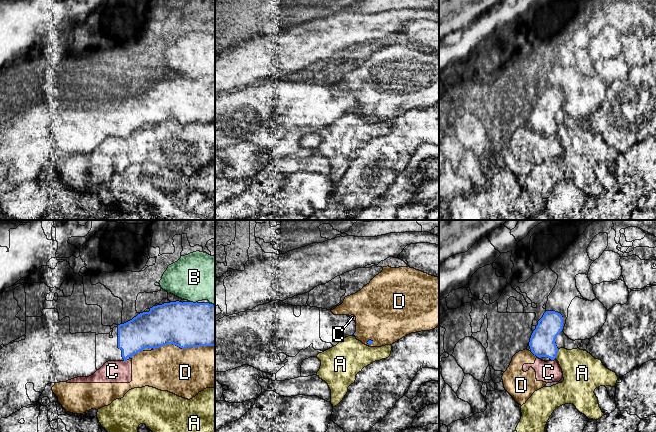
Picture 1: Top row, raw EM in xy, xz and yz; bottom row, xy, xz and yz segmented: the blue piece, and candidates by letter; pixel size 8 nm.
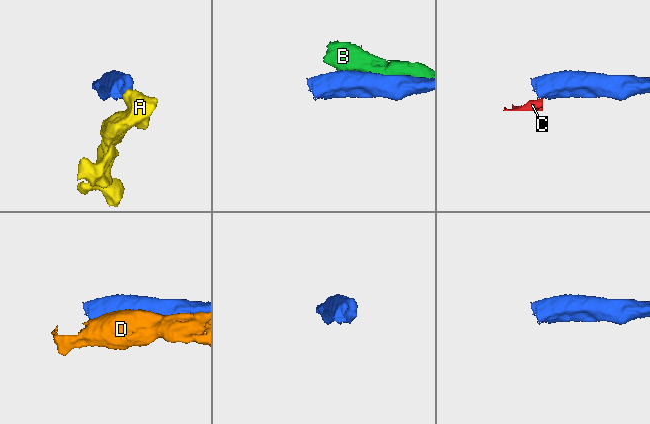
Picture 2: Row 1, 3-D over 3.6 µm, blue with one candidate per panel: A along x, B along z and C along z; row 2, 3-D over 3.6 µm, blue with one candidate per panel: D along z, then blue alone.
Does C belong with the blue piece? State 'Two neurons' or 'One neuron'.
Two neurons

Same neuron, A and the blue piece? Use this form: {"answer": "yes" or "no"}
{"answer": "no"}

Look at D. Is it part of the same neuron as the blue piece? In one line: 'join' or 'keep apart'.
keep apart

